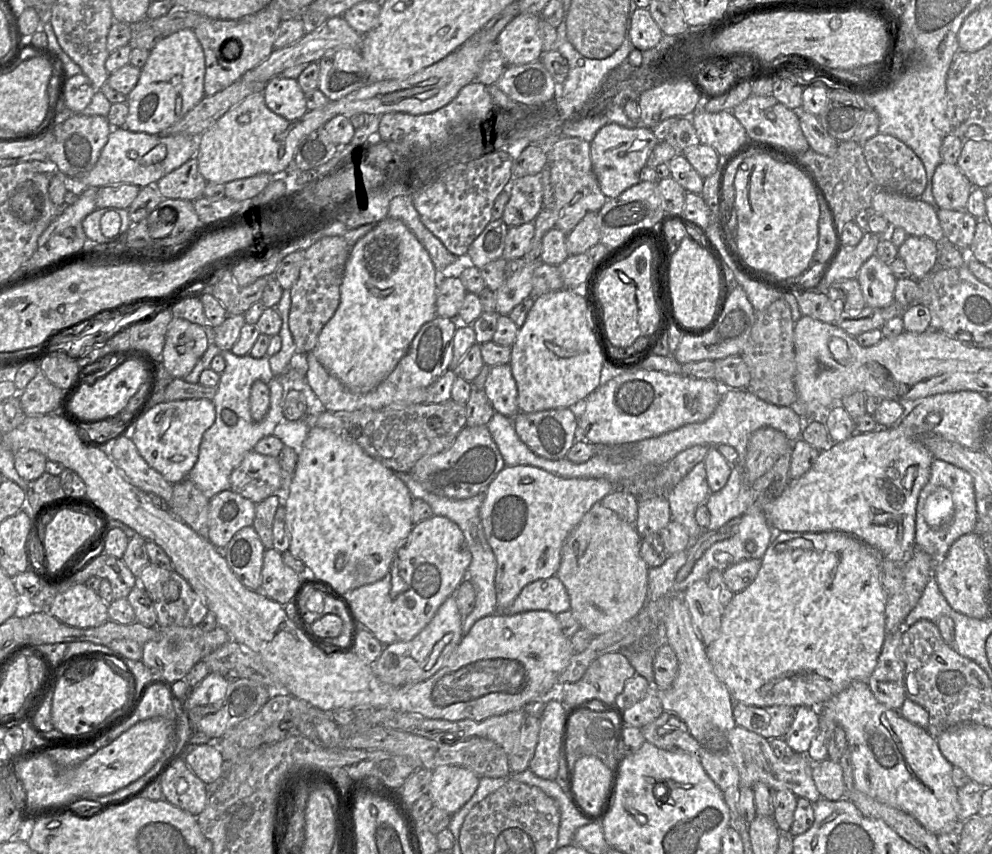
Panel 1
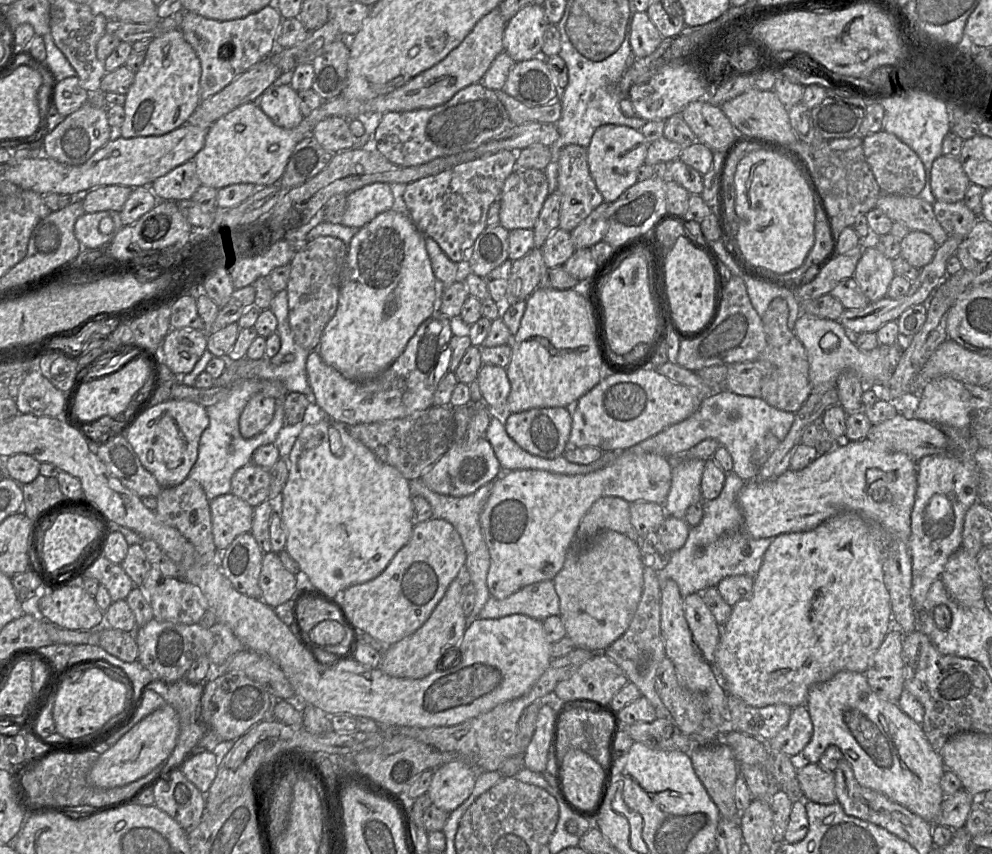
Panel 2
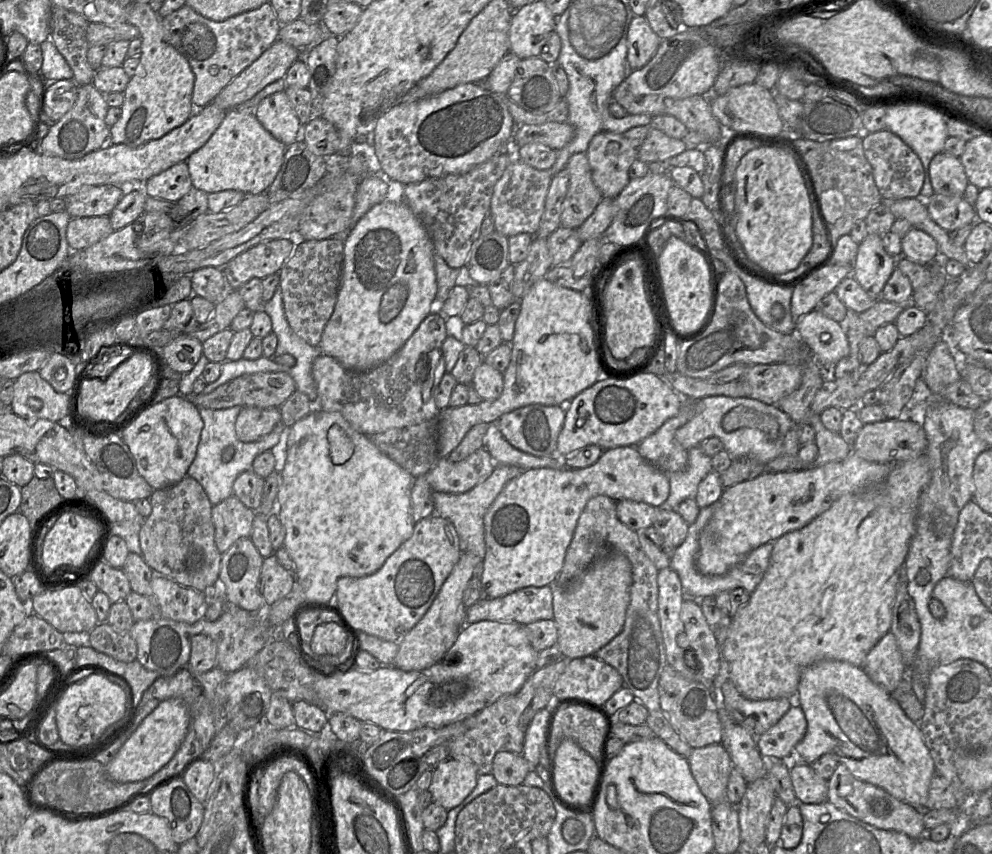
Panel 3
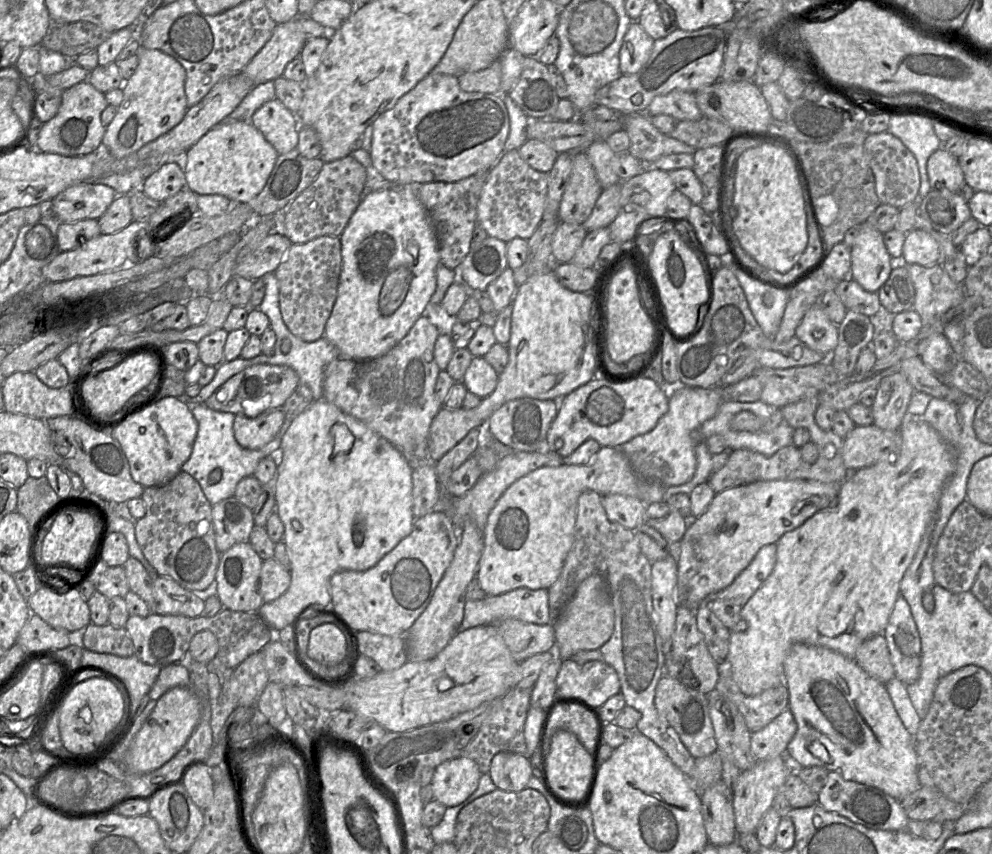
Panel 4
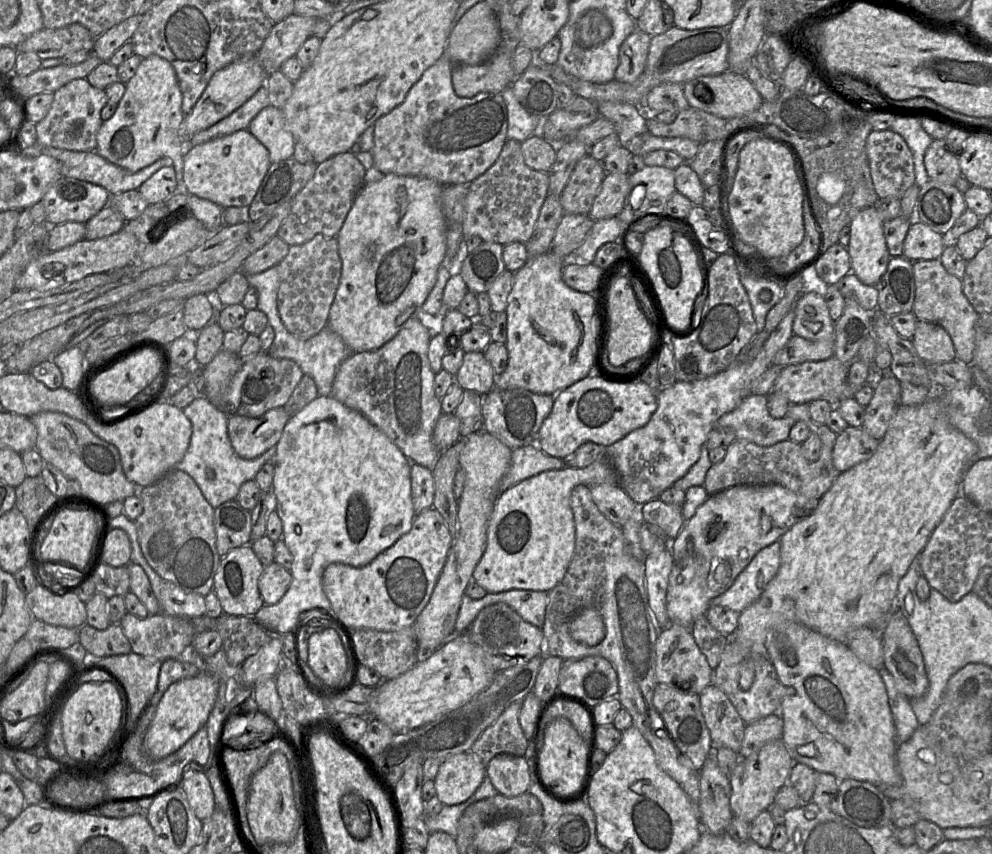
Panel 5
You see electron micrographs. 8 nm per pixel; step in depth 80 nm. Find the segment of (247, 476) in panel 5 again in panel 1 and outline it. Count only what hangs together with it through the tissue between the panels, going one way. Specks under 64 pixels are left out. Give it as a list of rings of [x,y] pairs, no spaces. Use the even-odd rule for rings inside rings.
[[[221,351],[225,360],[225,369],[220,374],[216,395],[212,400],[215,407],[215,421],[207,429],[200,443],[198,459],[187,478],[211,499],[218,493],[230,489],[230,475],[237,468],[245,455],[264,437],[273,435],[276,426],[283,420],[284,387],[278,377],[274,377],[269,358],[253,358],[249,354],[236,356],[231,351]],[[260,380],[268,384],[270,390],[270,407],[261,422],[254,422],[250,413],[250,392],[253,383]]]

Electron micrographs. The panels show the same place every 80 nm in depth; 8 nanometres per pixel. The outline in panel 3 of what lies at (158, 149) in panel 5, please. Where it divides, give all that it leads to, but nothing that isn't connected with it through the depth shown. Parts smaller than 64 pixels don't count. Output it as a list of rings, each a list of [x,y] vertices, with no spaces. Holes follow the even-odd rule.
[[[136,2],[129,5],[126,8],[126,19],[126,22],[139,30],[139,38],[142,43],[140,63],[124,91],[121,117],[110,127],[109,143],[137,147],[150,140],[161,138],[189,119],[193,114],[192,93],[195,75],[187,59],[166,41],[166,30],[163,26],[162,17],[151,8],[149,3]]]

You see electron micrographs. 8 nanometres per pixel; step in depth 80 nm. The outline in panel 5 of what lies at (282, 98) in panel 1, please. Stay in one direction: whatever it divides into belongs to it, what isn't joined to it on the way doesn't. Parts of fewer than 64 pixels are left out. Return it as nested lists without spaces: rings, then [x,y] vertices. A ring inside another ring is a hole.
[[[266,106],[252,119],[248,130],[267,148],[271,164],[293,156],[296,140],[282,109]]]

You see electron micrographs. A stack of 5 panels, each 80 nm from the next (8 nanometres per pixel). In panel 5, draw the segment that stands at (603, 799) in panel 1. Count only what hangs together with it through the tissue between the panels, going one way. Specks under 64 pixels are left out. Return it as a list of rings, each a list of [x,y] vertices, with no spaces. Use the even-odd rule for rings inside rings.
[[[558,717],[546,726],[538,765],[541,777],[550,789],[566,798],[579,795],[587,776],[587,758],[587,744],[568,719]]]

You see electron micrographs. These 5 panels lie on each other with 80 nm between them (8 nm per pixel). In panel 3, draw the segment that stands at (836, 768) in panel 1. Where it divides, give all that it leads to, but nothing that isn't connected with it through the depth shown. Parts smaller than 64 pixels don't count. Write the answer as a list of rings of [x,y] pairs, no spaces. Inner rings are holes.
[[[810,764],[795,766],[790,770],[796,798],[804,804],[828,801],[828,781],[818,776]]]

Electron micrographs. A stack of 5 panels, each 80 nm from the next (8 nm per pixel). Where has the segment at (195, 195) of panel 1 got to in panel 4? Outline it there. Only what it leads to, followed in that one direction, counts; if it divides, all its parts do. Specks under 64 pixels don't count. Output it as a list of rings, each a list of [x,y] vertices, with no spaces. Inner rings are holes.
[[[176,162],[166,163],[142,184],[142,191],[150,198],[163,202],[186,186],[185,173]]]

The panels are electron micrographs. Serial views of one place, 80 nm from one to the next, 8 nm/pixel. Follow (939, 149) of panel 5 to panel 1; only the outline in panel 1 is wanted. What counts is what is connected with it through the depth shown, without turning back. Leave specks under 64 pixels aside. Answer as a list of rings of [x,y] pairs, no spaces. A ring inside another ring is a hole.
[[[940,163],[932,178],[932,192],[940,209],[965,210],[975,188],[957,164]]]

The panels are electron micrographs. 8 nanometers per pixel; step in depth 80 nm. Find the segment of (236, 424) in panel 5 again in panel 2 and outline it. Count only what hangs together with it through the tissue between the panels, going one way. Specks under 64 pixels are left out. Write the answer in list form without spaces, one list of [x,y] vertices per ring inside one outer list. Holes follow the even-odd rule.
[[[262,393],[254,394],[244,407],[239,418],[239,431],[243,438],[250,439],[261,433],[272,421],[276,399]]]

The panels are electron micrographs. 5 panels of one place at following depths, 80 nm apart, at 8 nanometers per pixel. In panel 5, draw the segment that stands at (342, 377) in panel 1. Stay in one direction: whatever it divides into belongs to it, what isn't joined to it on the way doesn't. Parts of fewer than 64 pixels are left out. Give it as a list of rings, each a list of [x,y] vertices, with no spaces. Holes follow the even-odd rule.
[[[385,174],[377,181],[366,182],[356,195],[352,207],[336,236],[342,261],[342,270],[327,322],[327,327],[342,338],[351,353],[372,351],[380,348],[403,328],[409,318],[416,317],[417,313],[421,311],[423,303],[436,283],[438,269],[441,267],[446,254],[447,222],[441,205],[442,190],[443,186],[430,178]]]

